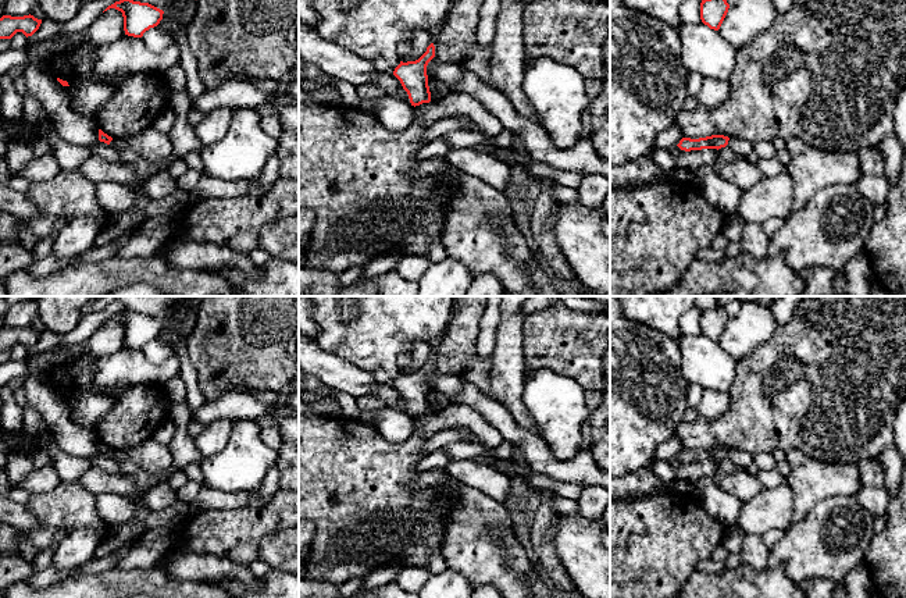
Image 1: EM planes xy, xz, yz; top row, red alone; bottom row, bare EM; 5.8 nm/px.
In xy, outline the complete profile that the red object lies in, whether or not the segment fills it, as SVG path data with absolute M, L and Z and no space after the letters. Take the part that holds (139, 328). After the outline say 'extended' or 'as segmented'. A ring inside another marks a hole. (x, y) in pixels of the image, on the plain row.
M128 309L115 313L104 323L115 320L122 324L125 346L133 349L142 349L146 342L154 339L163 331L164 323L149 316L133 313Z | as segmented

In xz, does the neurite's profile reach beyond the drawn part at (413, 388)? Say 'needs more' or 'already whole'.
already whole

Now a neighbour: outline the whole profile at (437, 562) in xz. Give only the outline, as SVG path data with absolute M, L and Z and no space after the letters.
M431 552L429 553L429 565L428 565L428 572L431 574L436 574L443 572L445 569L447 569L447 563L445 560L445 558L442 556L440 552Z

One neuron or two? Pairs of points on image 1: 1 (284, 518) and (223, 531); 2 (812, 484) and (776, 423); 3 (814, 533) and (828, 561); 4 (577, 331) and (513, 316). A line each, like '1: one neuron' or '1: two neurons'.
1: one neuron
2: two neurons
3: one neuron
4: two neurons

